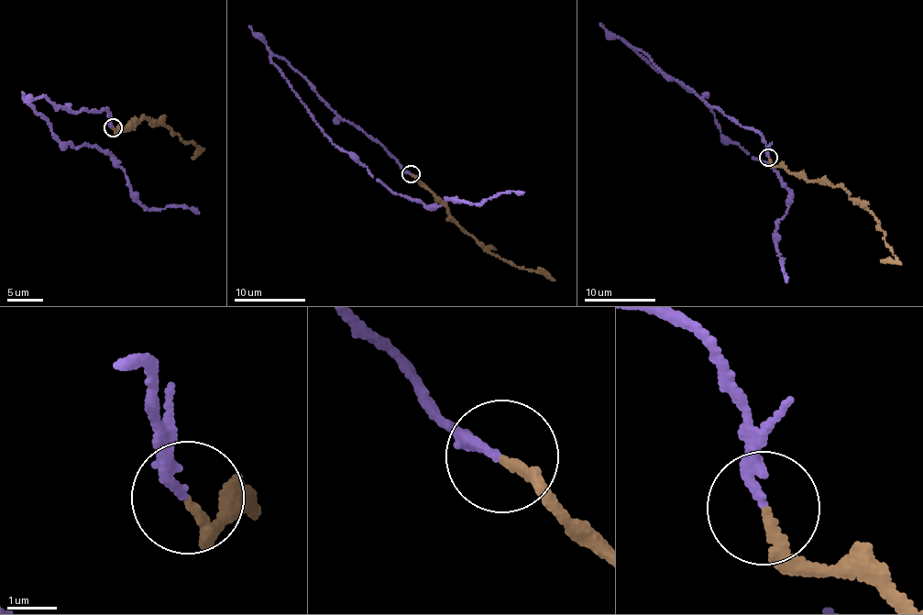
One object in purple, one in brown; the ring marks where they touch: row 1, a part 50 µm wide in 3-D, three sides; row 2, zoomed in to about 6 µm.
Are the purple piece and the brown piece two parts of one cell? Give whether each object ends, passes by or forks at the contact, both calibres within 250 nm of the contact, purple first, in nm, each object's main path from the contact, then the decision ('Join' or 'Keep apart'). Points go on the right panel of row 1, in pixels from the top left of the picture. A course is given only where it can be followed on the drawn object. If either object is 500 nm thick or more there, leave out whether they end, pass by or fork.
At the ring purple ends. At the ring brown ends. Thickness 180 nm (purple) against 180 nm. Course of purple: (769, 158), (757, 132), (630, 46), (692, 91), (723, 135), (788, 189), (776, 230), (786, 282). Course of brown: (769, 158), (775, 166), (802, 173), (808, 180), (830, 181), (858, 202), (874, 217), (895, 259), (881, 261). Join

